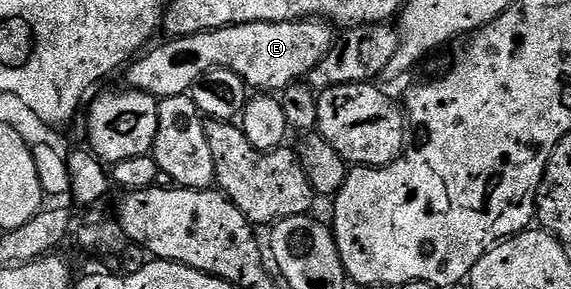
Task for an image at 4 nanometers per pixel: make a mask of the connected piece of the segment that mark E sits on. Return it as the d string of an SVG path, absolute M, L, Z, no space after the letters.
M312 19L290 23L246 23L189 37L172 37L157 49L149 48L127 66L126 85L157 99L183 97L208 74L209 69L229 69L248 84L249 90L283 91L307 78L310 70L323 59L326 49L323 44L316 45L316 25Z

